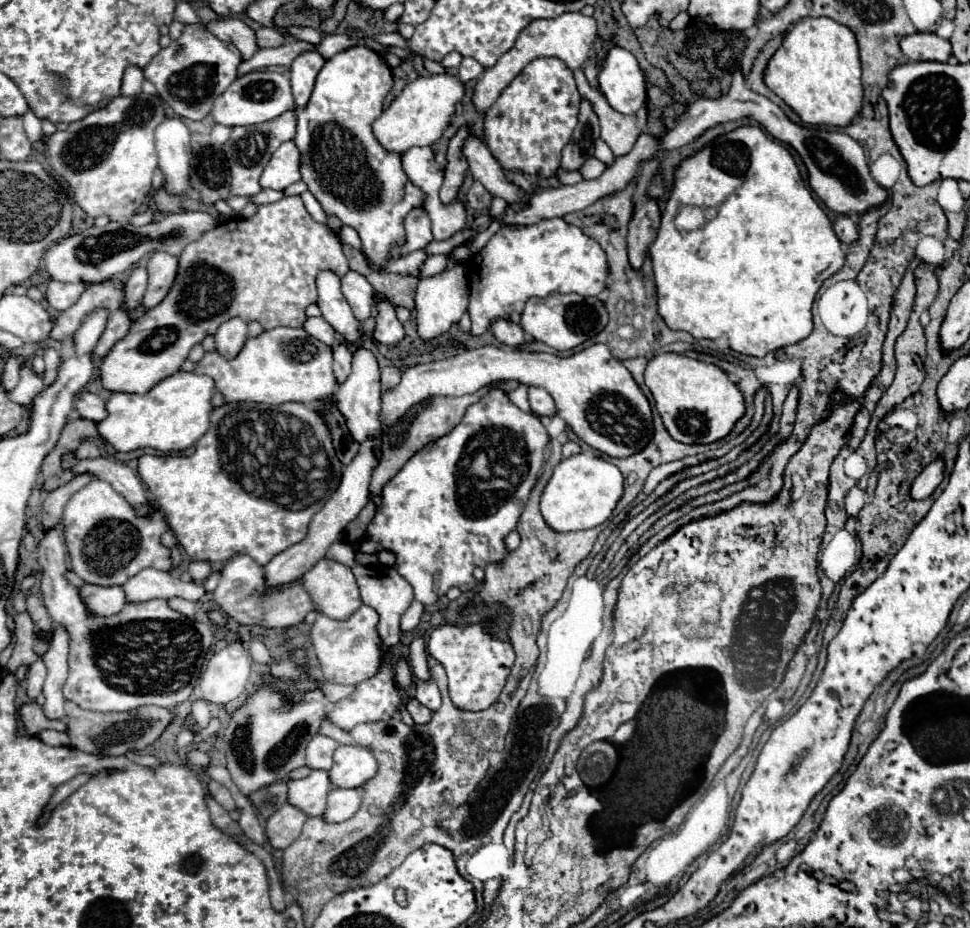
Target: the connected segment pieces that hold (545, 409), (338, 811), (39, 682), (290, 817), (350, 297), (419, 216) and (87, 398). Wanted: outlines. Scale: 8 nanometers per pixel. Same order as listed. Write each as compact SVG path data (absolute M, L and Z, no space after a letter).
M529 386L529 404L537 416L553 416L555 414L555 402L543 388Z
M333 788L329 792L329 802L323 814L323 820L329 824L337 824L337 822L345 822L347 818L351 818L361 804L361 790L353 788L353 790L341 790L341 788Z
M37 660L35 664L29 666L29 672L27 672L27 696L29 696L29 700L35 700L37 694L41 692L45 674L47 674L47 670L45 670L45 664L41 660Z
M283 804L267 820L267 826L265 826L271 848L285 850L287 846L291 846L291 842L295 842L295 838L299 836L305 820L307 820L307 816L299 808L291 806L291 804Z
M349 270L341 278L341 290L343 290L343 296L347 298L347 302L351 304L353 312L355 312L355 318L361 320L361 322L367 320L369 312L371 312L371 306L375 304L375 300L373 300L375 290L367 282L367 278Z
M417 206L405 216L405 244L393 246L393 250L389 252L389 258L391 260L403 258L415 250L425 248L425 244L431 240L433 240L433 236L431 236L429 216L425 214L423 206Z
M91 392L77 394L75 410L81 414L81 418L87 418L87 420L93 420L93 422L99 422L107 416L105 402L97 394L91 394Z

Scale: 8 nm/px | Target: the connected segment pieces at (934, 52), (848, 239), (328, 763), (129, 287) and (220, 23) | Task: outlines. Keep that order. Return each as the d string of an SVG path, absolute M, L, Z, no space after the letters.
M915 32L899 42L901 52L909 60L935 60L935 62L947 62L951 56L951 44L945 38L939 38L931 32Z
M839 214L833 222L833 230L837 234L837 238L843 242L843 244L851 244L857 240L857 224L851 216L847 214Z
M317 734L309 746L307 746L307 756L305 756L305 764L313 770L329 770L333 766L333 752L339 744L327 736Z
M139 266L131 272L131 276L125 282L125 296L127 296L129 308L135 308L141 302L145 294L145 286L147 286L147 270Z
M225 18L225 20L217 20L207 24L209 32L213 32L219 40L231 42L237 46L237 50L241 52L243 60L253 58L253 54L259 50L257 46L257 36L255 30L251 26L247 26L243 20L239 18Z

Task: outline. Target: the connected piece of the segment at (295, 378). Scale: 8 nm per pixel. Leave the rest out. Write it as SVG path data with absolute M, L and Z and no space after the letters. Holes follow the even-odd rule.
M273 328L265 330L255 338L247 338L245 346L233 360L221 358L217 350L205 352L205 356L195 364L195 374L205 374L215 380L215 390L223 394L225 402L263 402L263 404L283 404L283 402L313 402L329 398L335 392L331 346L309 336L303 328ZM301 340L307 348L311 346L313 358L309 362L297 362L283 350L283 342Z

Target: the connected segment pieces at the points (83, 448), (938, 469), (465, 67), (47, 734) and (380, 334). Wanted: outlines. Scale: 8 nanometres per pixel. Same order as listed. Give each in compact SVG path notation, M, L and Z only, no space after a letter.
M85 440L85 442L81 442L81 446L77 448L77 454L75 454L75 456L81 458L81 460L87 460L87 458L99 458L101 452L99 452L99 448L97 448L93 442Z
M935 460L929 466L921 470L921 474L915 478L911 486L911 498L913 500L925 500L933 494L933 490L941 484L943 480L943 462Z
M463 58L463 62L457 68L457 74L459 74L459 78L463 82L469 82L469 80L479 78L481 72L483 72L483 66L477 60L473 60L473 58Z
M45 730L39 734L39 740L43 740L49 746L69 746L69 736L63 732L53 732L53 730Z
M377 294L377 310L379 310L379 314L377 314L377 326L375 326L375 332L373 332L373 336L375 336L375 340L377 342L381 342L381 344L387 344L387 346L391 346L391 344L397 344L403 336L405 336L405 332L403 332L403 324L397 320L397 314L395 314L395 308L393 308L393 304L385 298L385 294Z

